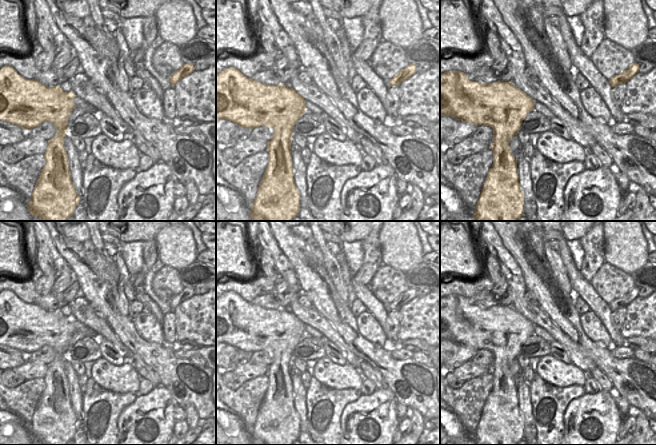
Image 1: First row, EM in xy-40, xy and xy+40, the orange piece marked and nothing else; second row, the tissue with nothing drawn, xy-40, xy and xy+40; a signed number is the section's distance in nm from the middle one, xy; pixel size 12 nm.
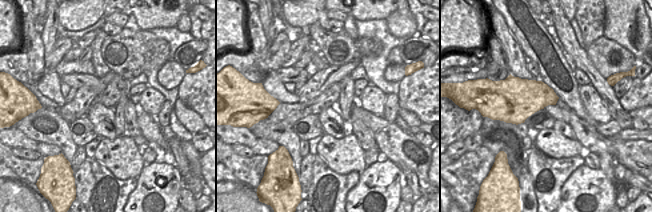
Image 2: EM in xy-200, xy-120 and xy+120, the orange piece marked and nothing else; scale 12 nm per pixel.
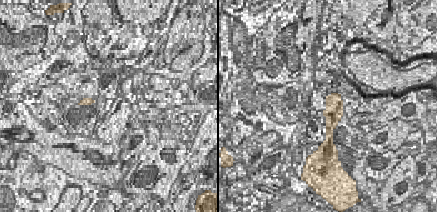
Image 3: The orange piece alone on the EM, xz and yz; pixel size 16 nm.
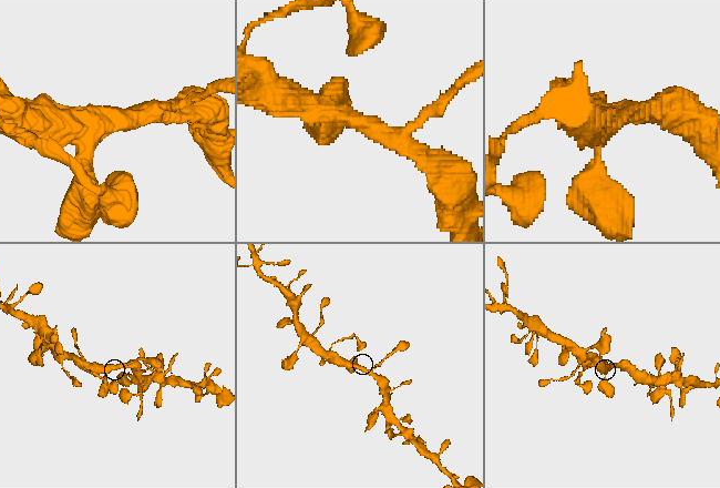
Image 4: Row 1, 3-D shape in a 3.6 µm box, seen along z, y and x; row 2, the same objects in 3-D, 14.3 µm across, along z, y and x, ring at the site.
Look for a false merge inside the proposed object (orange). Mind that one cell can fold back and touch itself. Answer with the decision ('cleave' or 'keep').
keep

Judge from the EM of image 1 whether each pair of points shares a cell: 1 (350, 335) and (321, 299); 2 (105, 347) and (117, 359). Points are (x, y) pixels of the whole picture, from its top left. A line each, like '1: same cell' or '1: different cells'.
1: same cell
2: same cell

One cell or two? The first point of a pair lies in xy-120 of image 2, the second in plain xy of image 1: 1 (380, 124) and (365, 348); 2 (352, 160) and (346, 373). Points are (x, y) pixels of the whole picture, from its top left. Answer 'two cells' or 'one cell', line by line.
1: one cell
2: one cell

